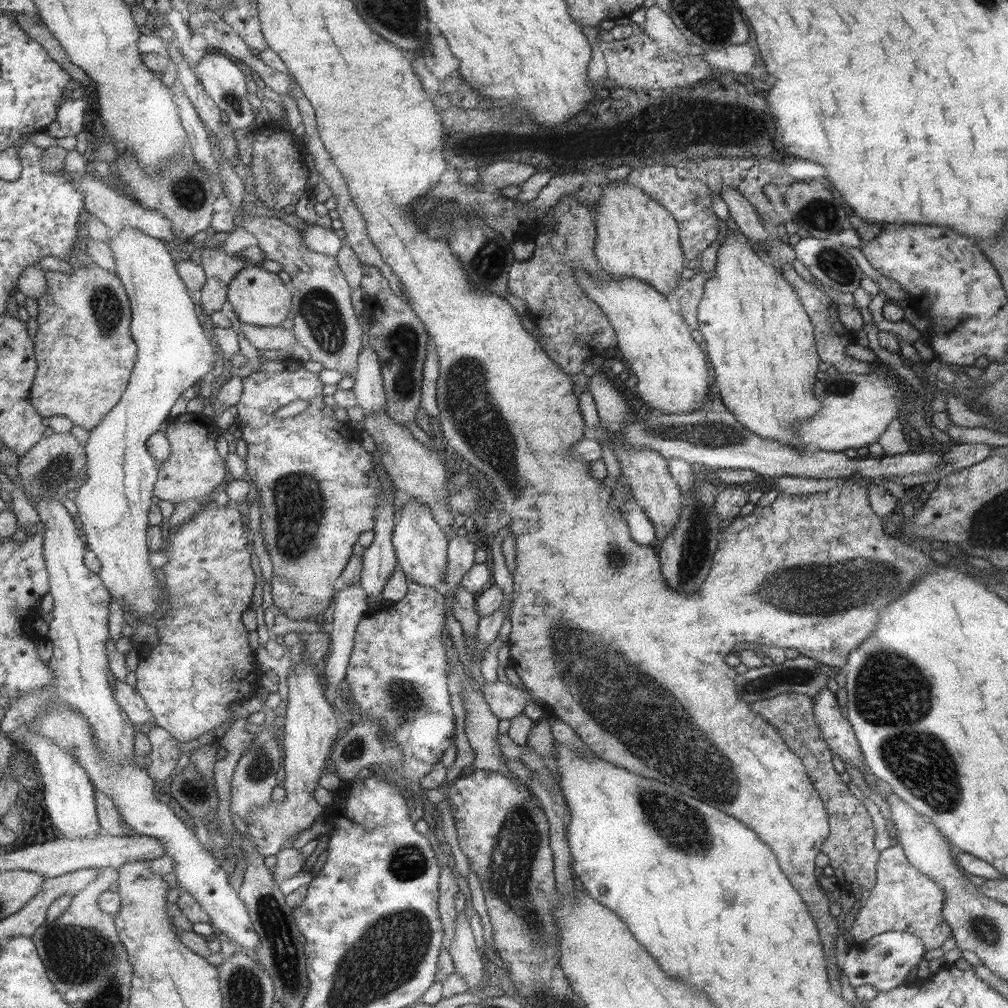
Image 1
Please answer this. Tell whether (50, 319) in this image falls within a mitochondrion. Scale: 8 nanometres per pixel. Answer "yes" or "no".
no

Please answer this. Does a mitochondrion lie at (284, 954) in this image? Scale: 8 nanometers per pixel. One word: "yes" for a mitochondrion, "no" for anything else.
yes

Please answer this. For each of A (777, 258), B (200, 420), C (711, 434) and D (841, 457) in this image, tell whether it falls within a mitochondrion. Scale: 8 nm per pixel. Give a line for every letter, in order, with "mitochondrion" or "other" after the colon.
A: other
B: other
C: mitochondrion
D: other

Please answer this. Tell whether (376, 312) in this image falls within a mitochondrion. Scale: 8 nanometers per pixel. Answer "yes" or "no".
yes

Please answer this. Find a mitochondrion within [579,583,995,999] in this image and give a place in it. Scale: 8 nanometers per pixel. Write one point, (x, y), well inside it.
(886, 682)

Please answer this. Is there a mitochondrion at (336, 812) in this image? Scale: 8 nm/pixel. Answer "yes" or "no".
no

